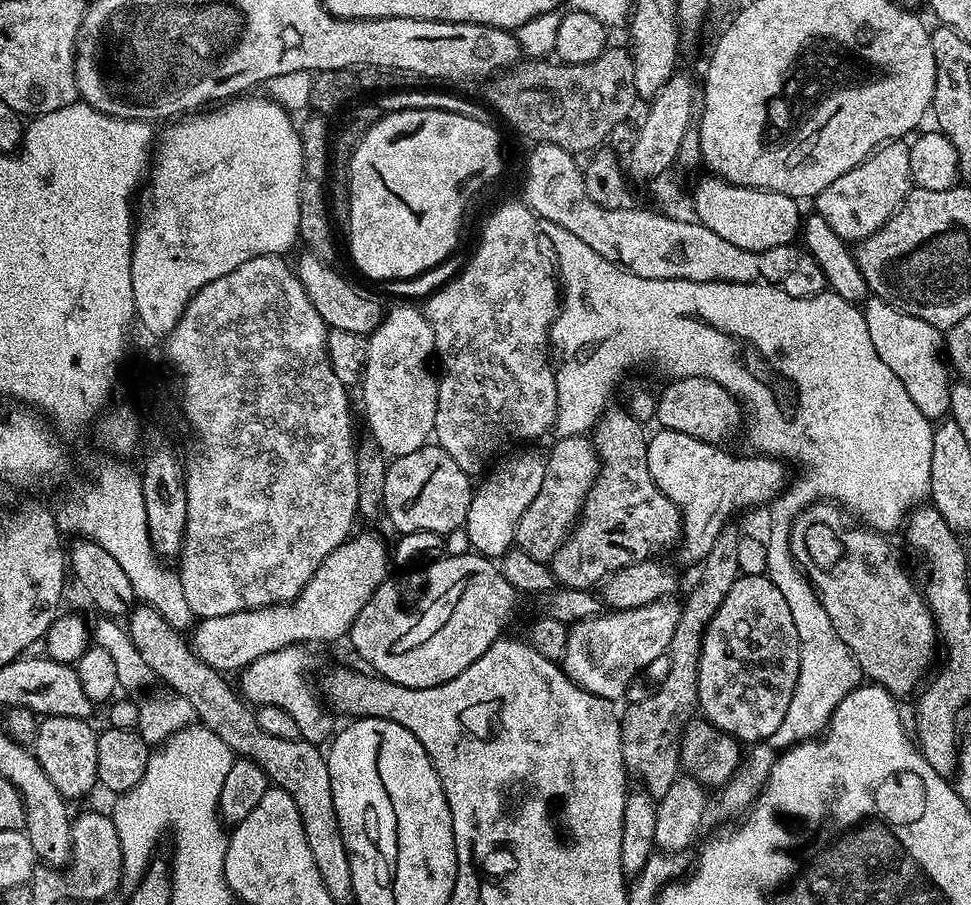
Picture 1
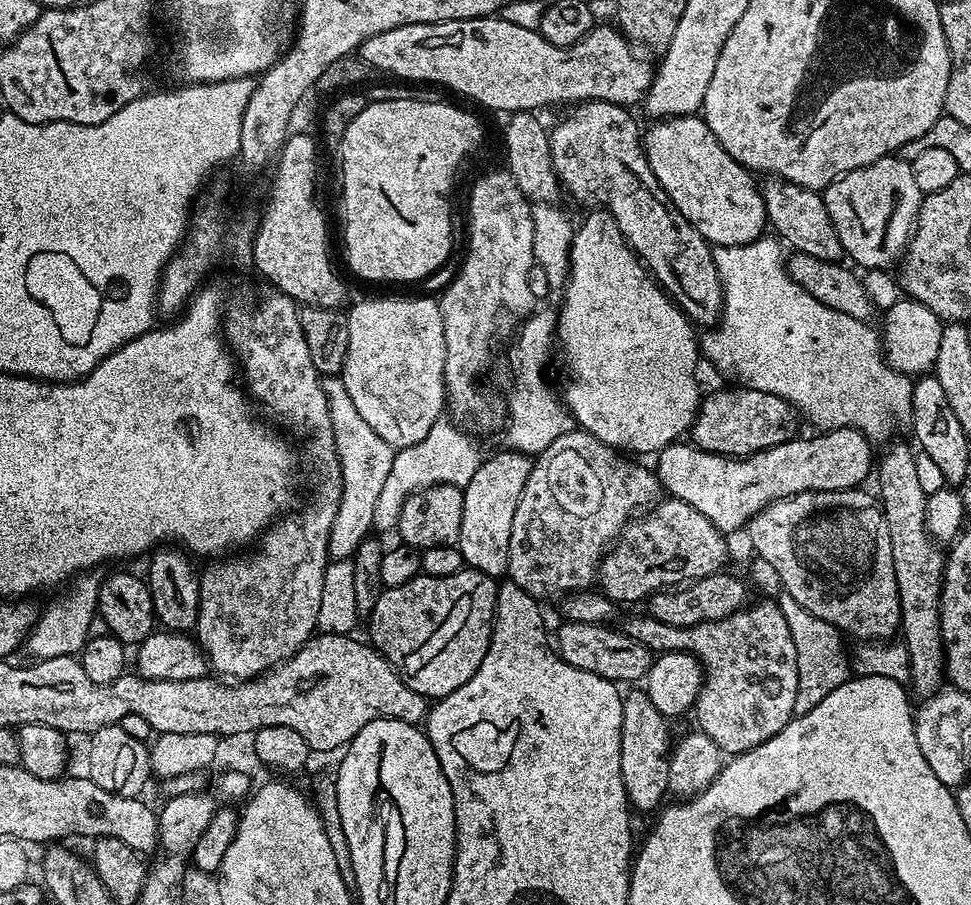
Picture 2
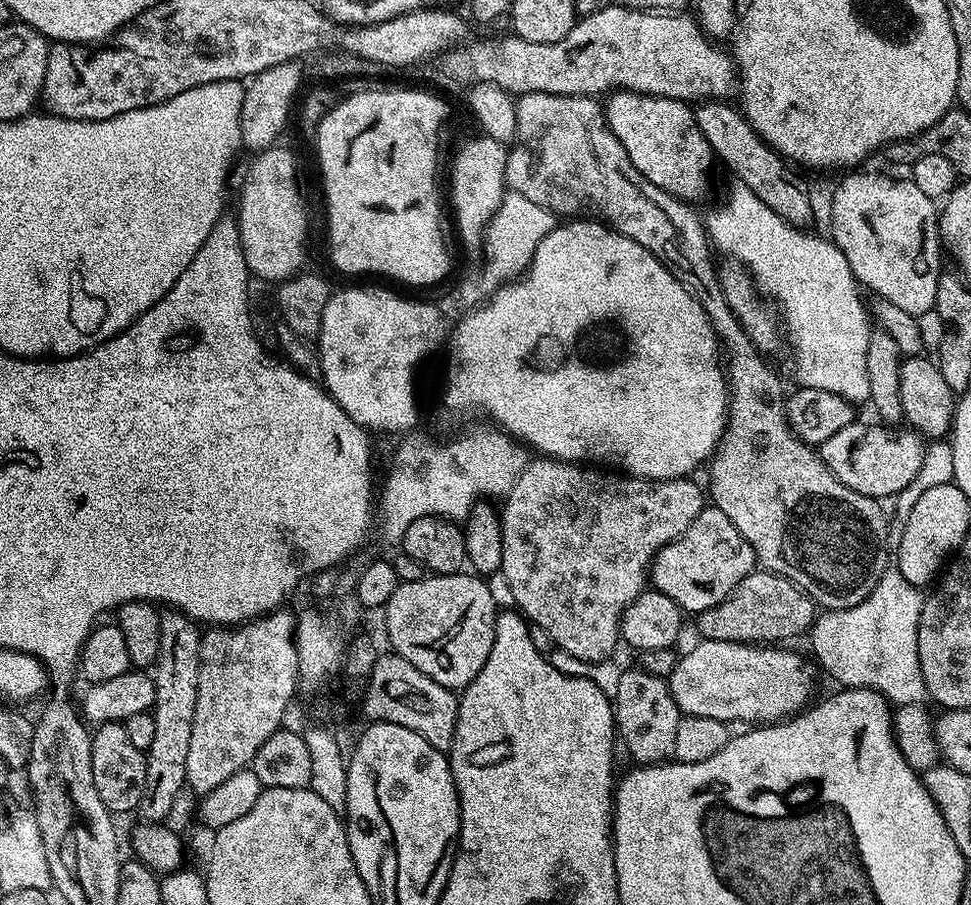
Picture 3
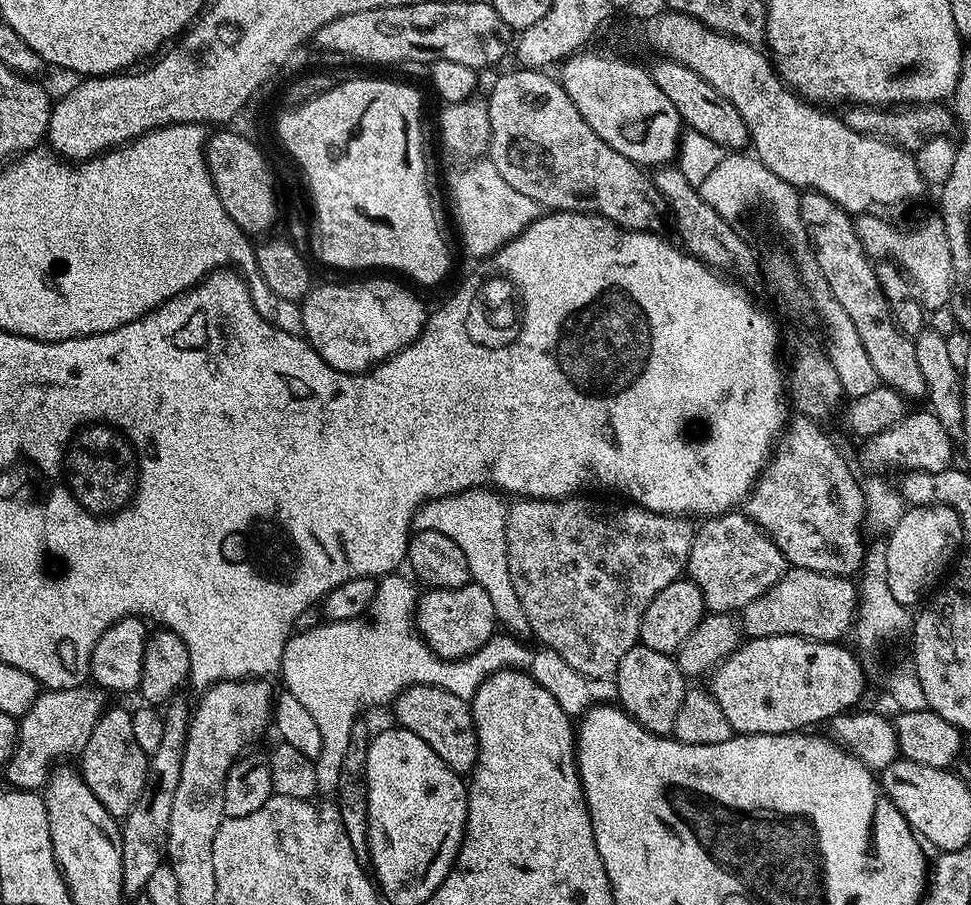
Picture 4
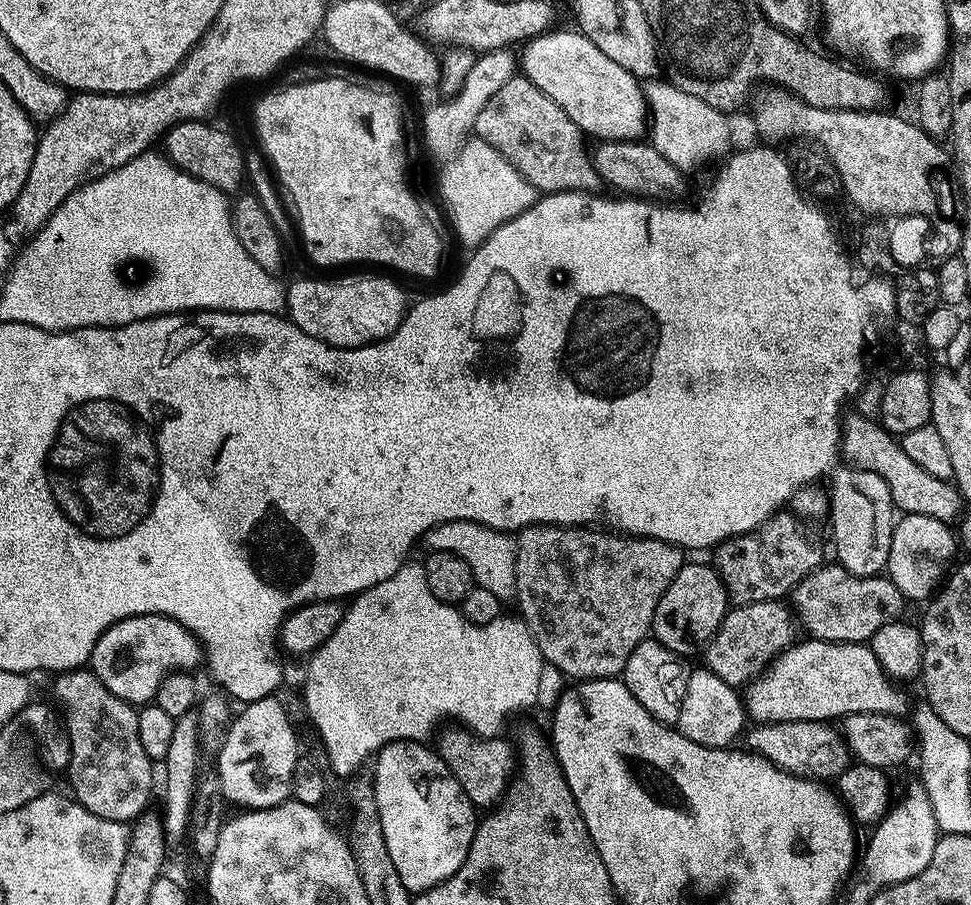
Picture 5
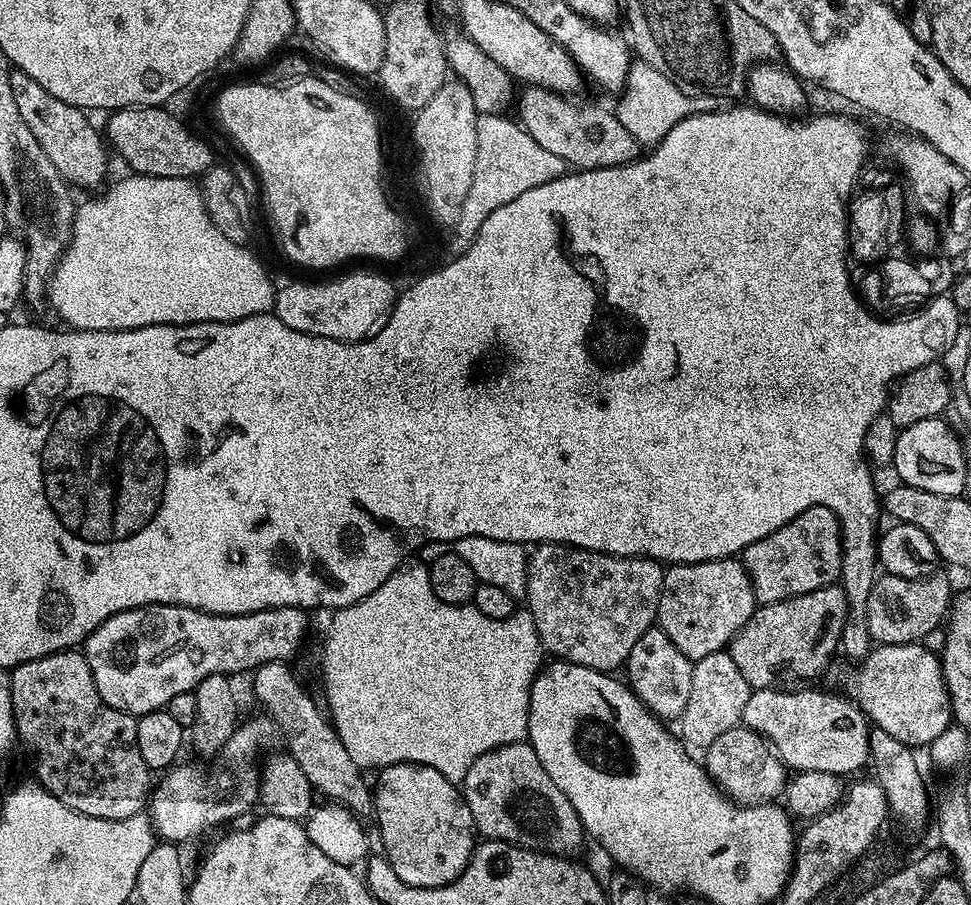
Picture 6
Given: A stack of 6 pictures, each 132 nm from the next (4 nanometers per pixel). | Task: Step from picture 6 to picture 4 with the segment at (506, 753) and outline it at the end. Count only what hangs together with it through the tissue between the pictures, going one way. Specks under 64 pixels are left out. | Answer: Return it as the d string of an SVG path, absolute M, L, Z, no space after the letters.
M415 684L405 688L399 696L395 697L395 704L395 723L399 727L418 734L418 738L422 738L422 742L426 742L426 746L430 746L434 750L434 754L438 754L438 758L442 758L446 762L446 766L450 766L461 774L471 773L478 758L478 738L476 737L476 727L469 701L458 698L458 694L454 694L445 688L430 686L429 684Z

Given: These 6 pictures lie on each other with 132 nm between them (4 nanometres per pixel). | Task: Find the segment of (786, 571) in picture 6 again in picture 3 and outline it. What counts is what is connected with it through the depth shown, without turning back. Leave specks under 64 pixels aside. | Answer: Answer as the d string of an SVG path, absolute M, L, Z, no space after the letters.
M705 506L694 522L680 537L672 540L652 558L650 584L655 591L674 598L685 614L705 612L710 606L718 606L734 590L742 578L757 567L758 561L750 542L738 534L738 526L714 506Z

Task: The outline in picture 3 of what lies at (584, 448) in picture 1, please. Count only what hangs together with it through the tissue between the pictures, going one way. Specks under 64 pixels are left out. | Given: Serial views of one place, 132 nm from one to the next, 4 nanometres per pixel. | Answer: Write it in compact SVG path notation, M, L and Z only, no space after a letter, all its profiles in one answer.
M532 458L529 459L528 465L522 470L522 474L518 474L518 482L514 482L514 486L508 492L507 496L503 497L502 504L504 504L503 510L499 513L499 522L501 530L501 546L502 546L502 558L499 571L502 573L502 579L510 586L510 590L514 590L514 605L518 609L521 616L528 621L529 625L535 626L539 631L545 632L547 636L553 642L553 645L557 649L561 648L568 656L573 656L576 660L589 660L590 663L596 664L599 660L604 660L612 651L615 650L616 644L621 643L620 639L620 619L622 614L626 610L626 606L630 606L630 602L634 602L634 598L638 598L638 594L645 591L646 585L650 580L650 565L652 558L658 554L658 550L662 550L662 546L666 546L672 540L678 539L680 535L688 529L690 522L694 522L694 518L700 516L700 512L706 506L706 492L703 487L700 488L695 484L695 479L681 478L678 480L643 480L641 476L629 476L627 474L612 474L616 476L607 476L607 471L597 470L592 466L581 466L576 462L569 462L566 460L554 460L551 458Z

